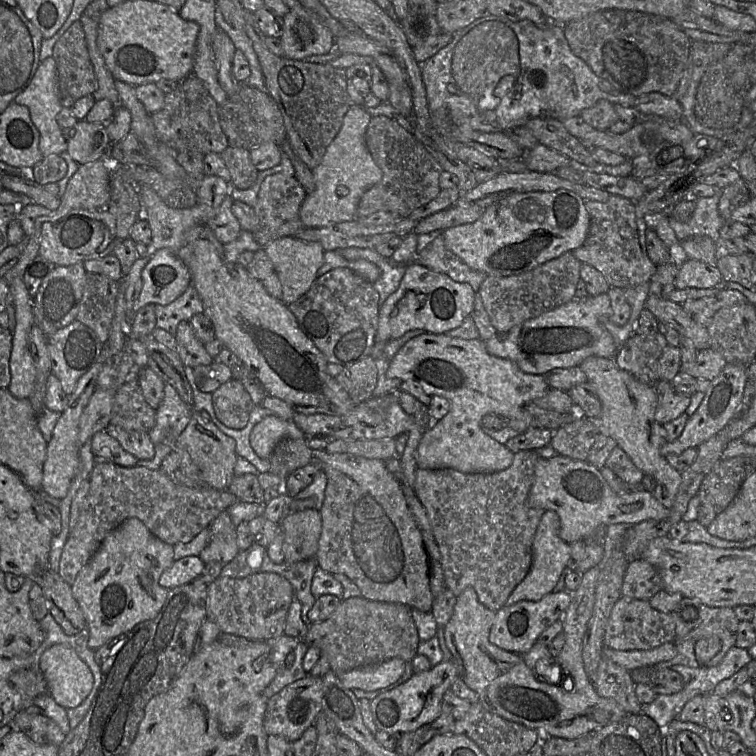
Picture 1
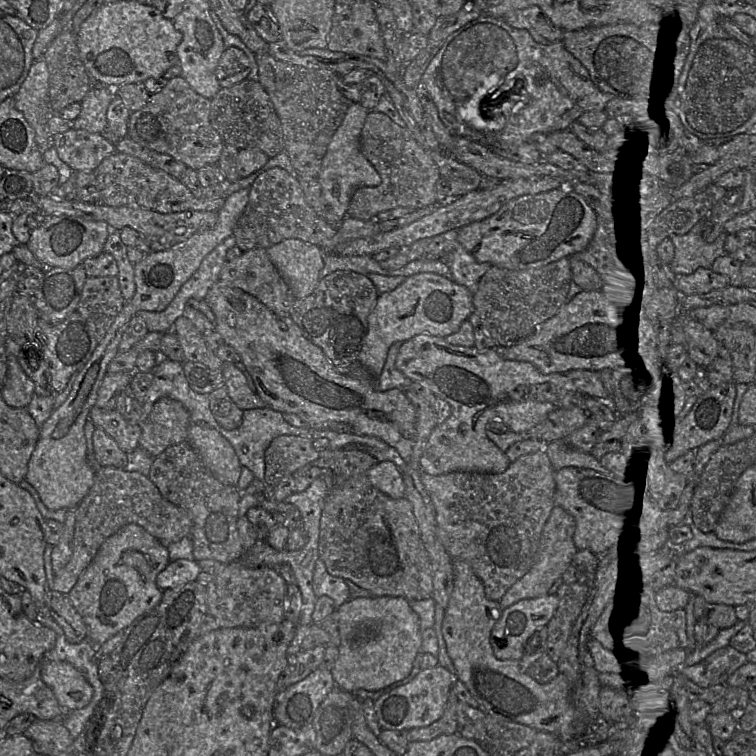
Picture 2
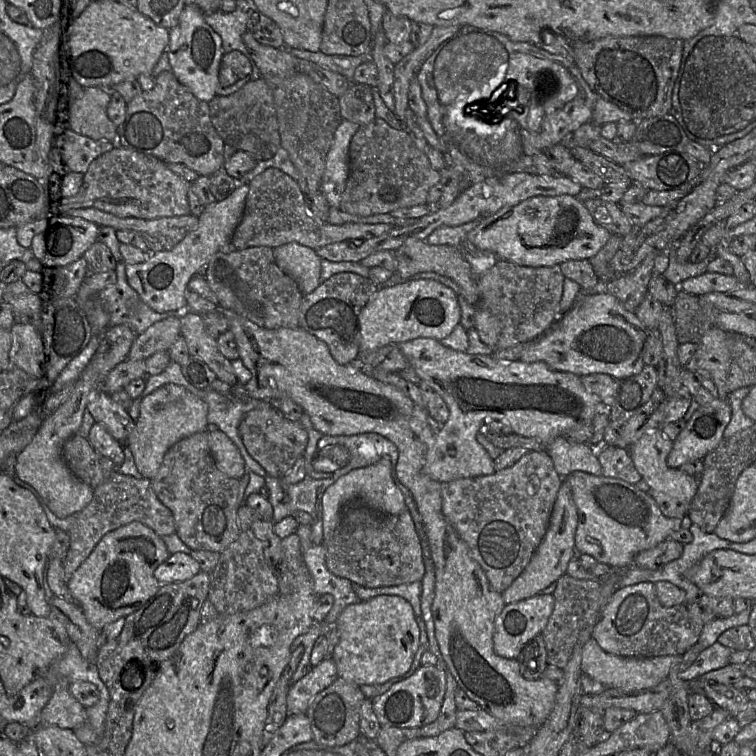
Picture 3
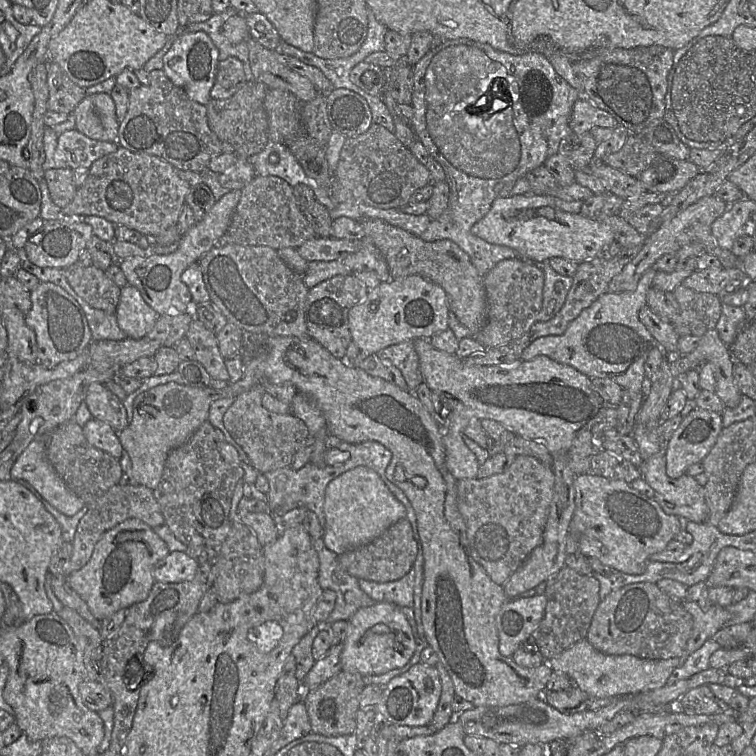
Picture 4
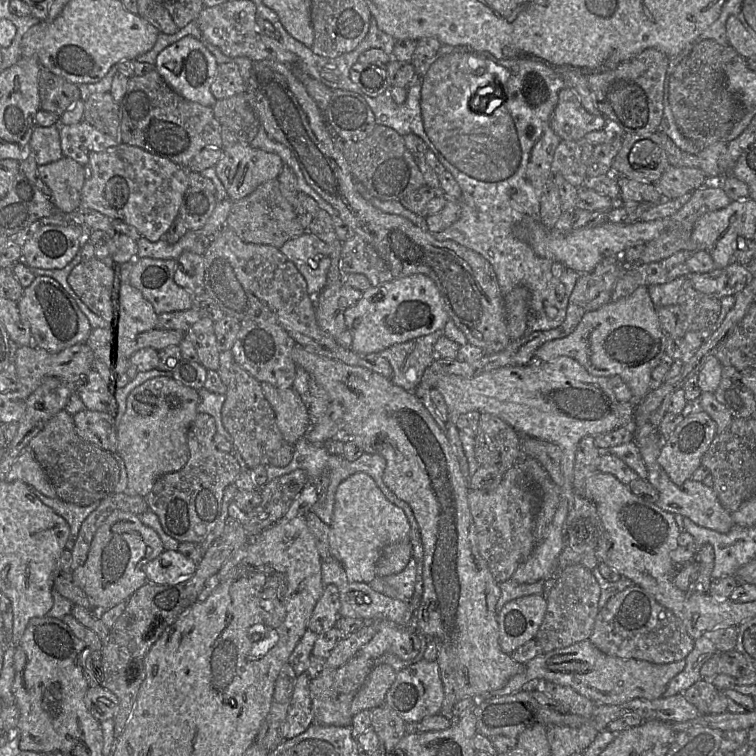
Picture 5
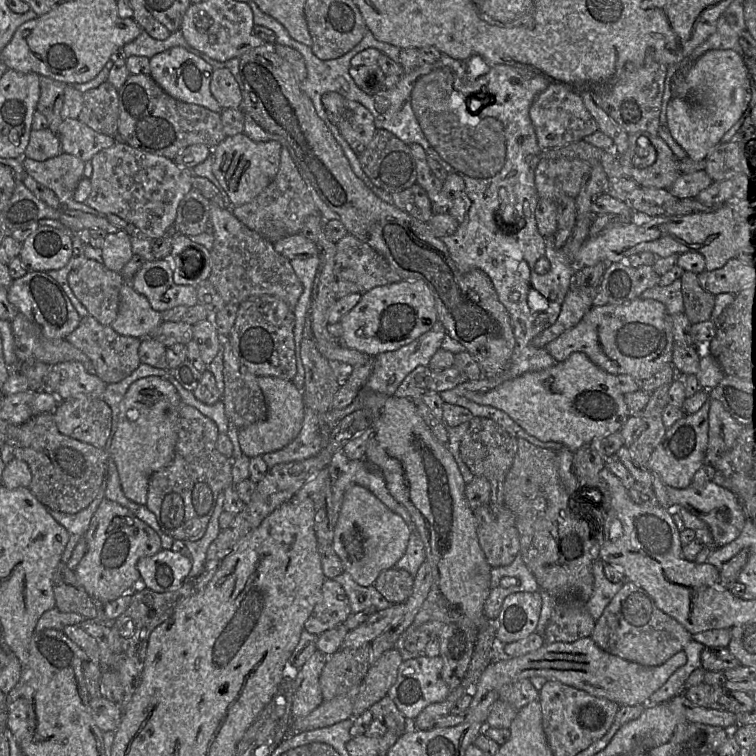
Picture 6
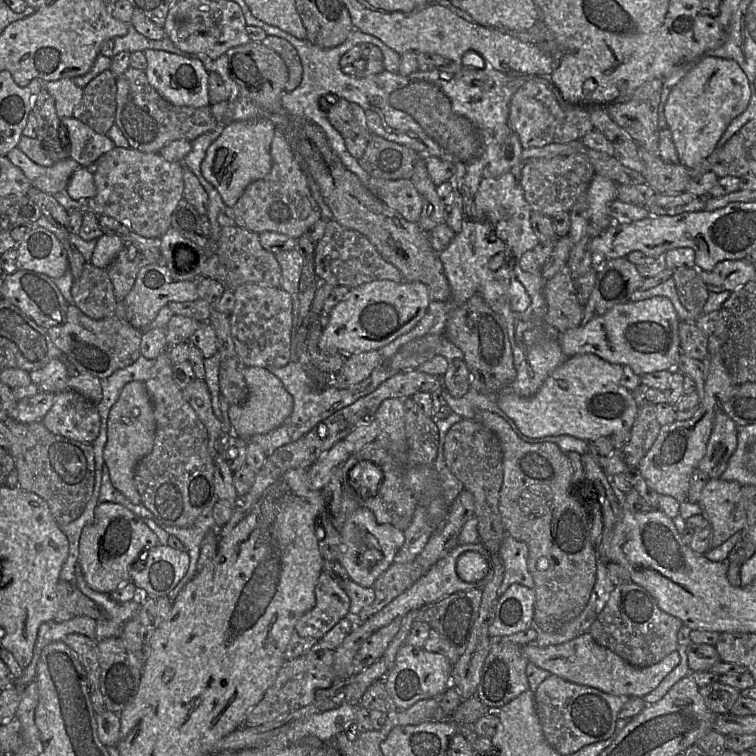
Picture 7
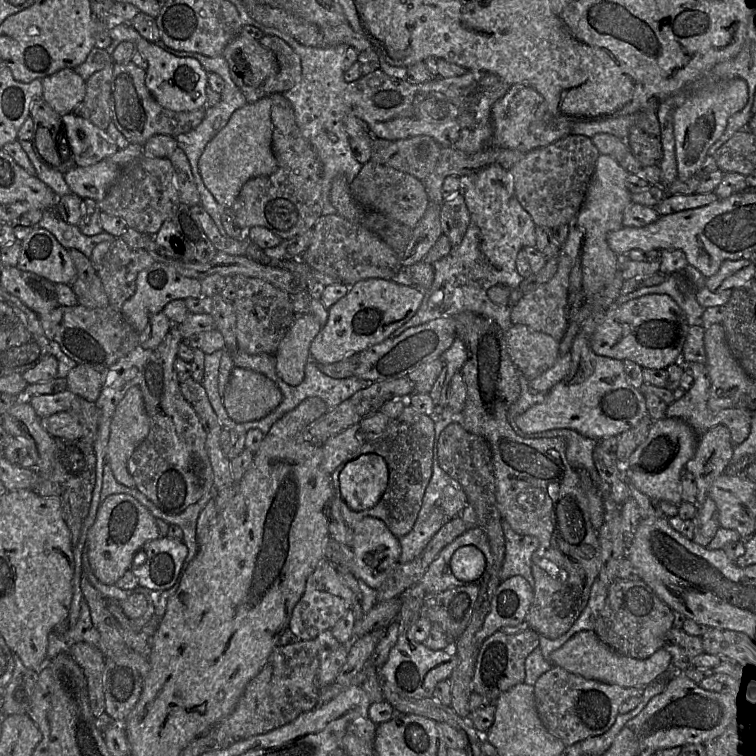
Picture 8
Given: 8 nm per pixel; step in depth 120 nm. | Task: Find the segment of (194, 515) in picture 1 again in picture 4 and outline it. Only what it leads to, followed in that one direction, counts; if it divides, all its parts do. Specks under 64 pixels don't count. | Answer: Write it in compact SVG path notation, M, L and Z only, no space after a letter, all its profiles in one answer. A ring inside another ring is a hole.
M117 484L107 490L102 496L91 504L86 504L88 511L77 525L76 533L72 541L72 554L69 561L64 565L64 575L81 569L91 558L95 544L101 536L119 523L137 518L148 524L151 528L165 524L159 504L153 496L153 490L143 485L121 485Z

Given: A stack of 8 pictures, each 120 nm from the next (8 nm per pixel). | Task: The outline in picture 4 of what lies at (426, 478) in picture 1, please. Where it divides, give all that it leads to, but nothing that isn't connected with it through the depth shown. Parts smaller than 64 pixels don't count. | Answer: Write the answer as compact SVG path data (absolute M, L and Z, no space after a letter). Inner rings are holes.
M518 455L501 474L457 480L458 509L466 524L471 554L494 583L503 586L541 544L554 484L552 467L527 455Z

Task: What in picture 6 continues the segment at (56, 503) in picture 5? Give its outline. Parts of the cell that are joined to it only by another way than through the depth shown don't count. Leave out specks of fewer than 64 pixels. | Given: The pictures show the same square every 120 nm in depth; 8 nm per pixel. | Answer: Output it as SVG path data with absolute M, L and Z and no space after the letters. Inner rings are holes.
M108 468L97 496L85 509L81 510L76 514L65 514L62 512L48 509L52 517L59 524L65 527L69 533L69 541L62 554L61 562L63 563L68 562L75 546L77 545L79 540L85 536L89 528L89 524L93 514L95 513L101 501L105 499L107 480L108 480Z

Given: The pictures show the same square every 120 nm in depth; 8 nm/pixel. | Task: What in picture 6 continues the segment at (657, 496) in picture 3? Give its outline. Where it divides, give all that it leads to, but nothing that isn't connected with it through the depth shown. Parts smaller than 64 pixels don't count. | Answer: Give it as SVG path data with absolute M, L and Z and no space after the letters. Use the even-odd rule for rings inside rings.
M713 481L702 485L691 483L683 489L666 485L666 489L673 508L683 507L707 524L713 537L714 547L722 547L732 542L741 533L745 523L745 514L740 499L733 491Z

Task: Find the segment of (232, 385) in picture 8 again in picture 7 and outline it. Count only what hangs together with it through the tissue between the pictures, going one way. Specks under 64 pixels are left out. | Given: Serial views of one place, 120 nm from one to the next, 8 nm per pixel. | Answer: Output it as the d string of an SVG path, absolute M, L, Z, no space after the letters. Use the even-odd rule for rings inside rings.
M246 367L244 378L248 388L248 397L242 404L230 405L228 417L236 436L250 440L254 435L266 434L281 426L291 415L294 400L280 379L266 368Z

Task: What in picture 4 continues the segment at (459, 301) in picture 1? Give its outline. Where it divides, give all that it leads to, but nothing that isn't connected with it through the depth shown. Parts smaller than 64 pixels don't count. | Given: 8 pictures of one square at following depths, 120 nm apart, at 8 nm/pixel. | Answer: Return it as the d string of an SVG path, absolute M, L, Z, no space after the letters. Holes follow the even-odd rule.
M419 275L383 282L369 290L366 298L348 314L349 329L360 354L368 357L391 345L429 339L449 329L449 306L445 291Z

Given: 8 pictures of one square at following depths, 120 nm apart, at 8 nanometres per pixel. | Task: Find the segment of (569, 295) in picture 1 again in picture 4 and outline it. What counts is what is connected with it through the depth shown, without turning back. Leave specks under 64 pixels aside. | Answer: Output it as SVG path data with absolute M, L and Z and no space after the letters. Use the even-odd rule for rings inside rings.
M525 258L506 259L500 261L484 276L484 287L487 298L487 322L475 336L486 349L505 345L519 339L538 322L537 315L542 307L545 275L540 264Z

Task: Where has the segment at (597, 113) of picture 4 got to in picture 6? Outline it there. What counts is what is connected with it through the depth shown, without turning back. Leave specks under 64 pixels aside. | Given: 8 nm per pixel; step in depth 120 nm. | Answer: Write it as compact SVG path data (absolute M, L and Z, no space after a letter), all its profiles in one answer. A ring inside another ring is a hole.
M551 83L540 93L533 101L529 115L535 128L538 145L542 150L581 141L585 136L598 130L596 121L585 108L579 93L561 84Z

